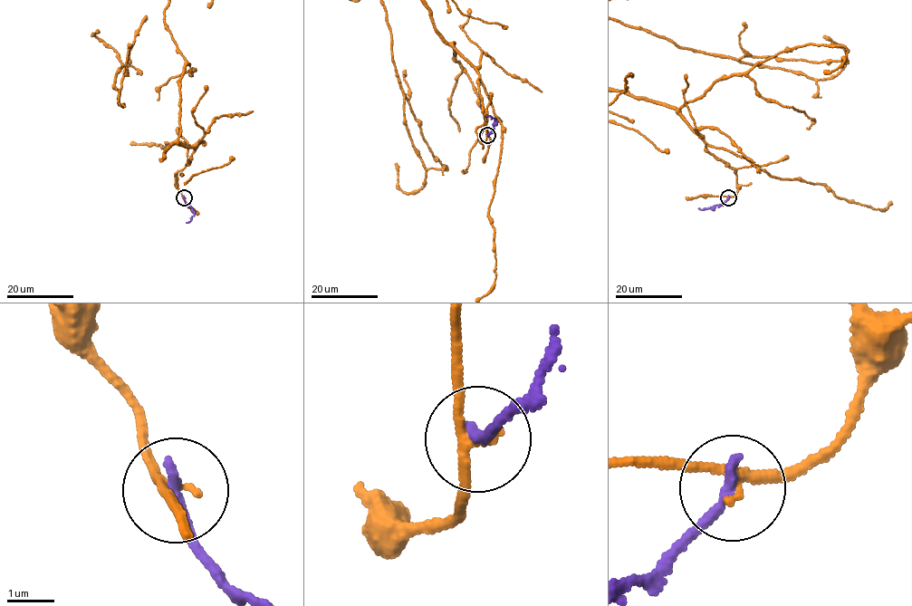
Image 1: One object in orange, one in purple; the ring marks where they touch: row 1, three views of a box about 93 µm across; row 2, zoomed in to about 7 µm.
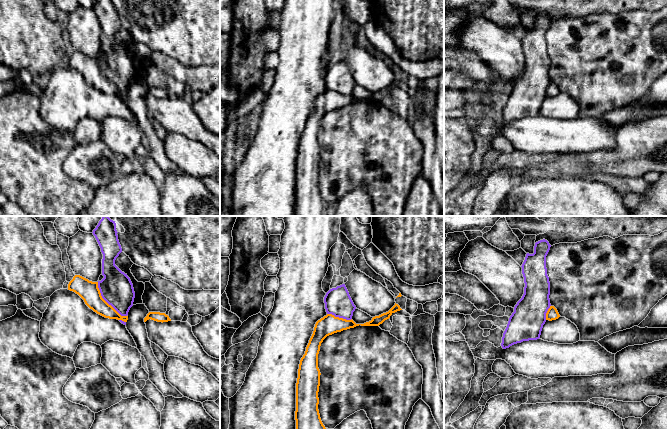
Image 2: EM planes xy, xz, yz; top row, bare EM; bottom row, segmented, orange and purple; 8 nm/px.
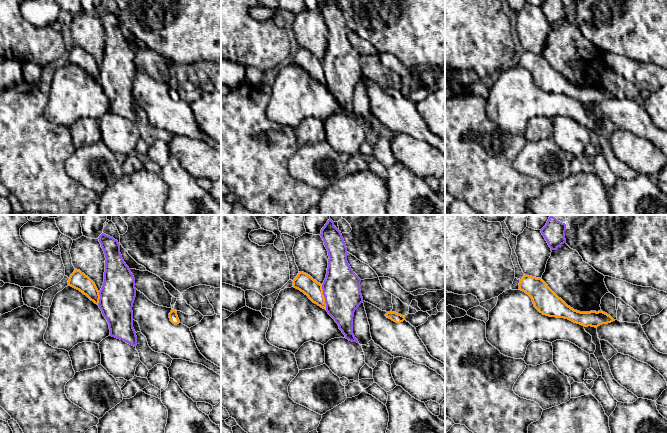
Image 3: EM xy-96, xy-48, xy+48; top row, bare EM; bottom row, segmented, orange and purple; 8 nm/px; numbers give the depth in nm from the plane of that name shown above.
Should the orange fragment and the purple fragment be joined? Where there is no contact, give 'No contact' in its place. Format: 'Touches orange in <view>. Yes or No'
Touches orange in xy. No

